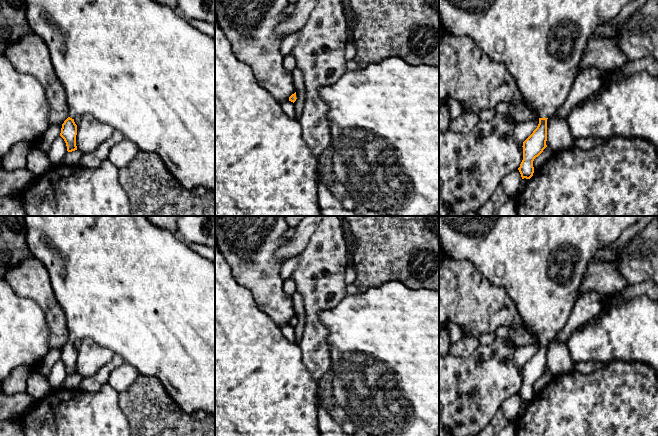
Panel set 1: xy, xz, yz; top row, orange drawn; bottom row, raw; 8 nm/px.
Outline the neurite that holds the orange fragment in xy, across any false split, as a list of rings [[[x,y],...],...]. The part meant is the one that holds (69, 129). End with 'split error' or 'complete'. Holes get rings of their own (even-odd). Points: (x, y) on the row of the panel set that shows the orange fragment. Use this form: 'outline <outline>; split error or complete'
outline [[[25,0],[26,2],[26,18],[31,27],[32,33],[39,35],[49,48],[51,62],[55,73],[65,89],[65,95],[69,108],[69,117],[64,121],[61,128],[60,136],[64,139],[67,151],[72,152],[77,150],[76,135],[77,125],[74,122],[76,117],[83,115],[91,115],[102,123],[112,126],[115,131],[121,132],[125,139],[133,142],[139,151],[151,152],[157,154],[163,161],[165,167],[171,173],[172,177],[183,185],[186,189],[197,187],[205,187],[210,191],[215,191],[215,39],[202,33],[193,26],[185,18],[176,14],[175,9],[166,7],[154,0]]]; split error

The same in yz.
outline [[[439,0],[439,13],[442,17],[442,26],[450,34],[460,37],[469,36],[475,45],[490,59],[503,63],[513,77],[518,90],[525,99],[527,107],[539,116],[539,124],[533,133],[523,142],[523,160],[518,168],[522,179],[530,179],[534,173],[533,161],[547,147],[547,119],[565,103],[576,77],[581,72],[579,66],[587,42],[593,37],[595,29],[602,23],[613,20],[628,3],[634,0]]]; split error

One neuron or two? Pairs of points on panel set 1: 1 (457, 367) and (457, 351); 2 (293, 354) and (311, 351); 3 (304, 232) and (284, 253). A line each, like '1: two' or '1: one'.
1: two
2: two
3: one

